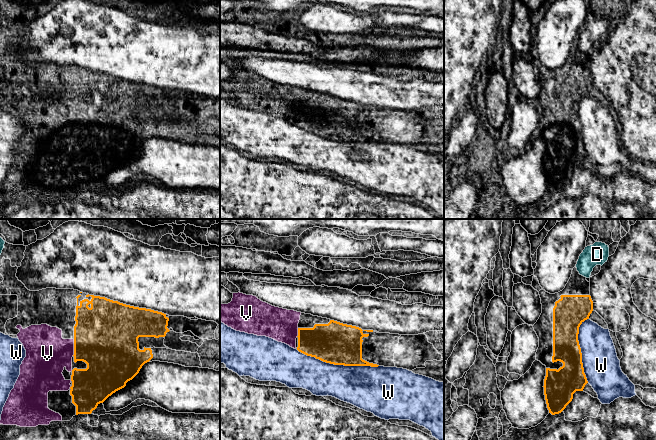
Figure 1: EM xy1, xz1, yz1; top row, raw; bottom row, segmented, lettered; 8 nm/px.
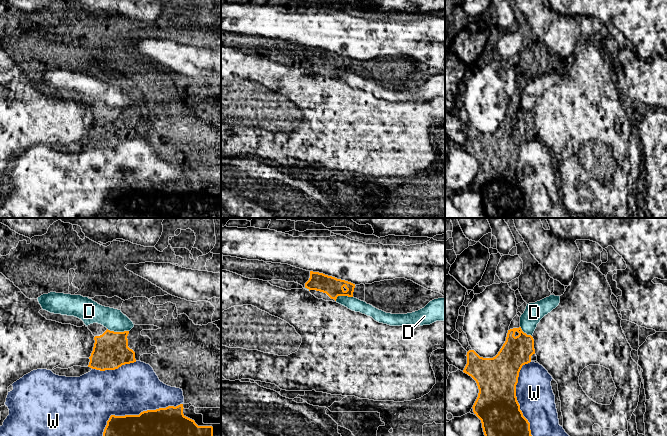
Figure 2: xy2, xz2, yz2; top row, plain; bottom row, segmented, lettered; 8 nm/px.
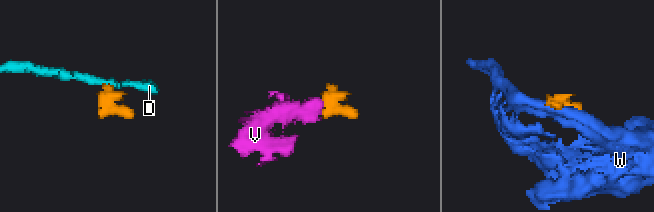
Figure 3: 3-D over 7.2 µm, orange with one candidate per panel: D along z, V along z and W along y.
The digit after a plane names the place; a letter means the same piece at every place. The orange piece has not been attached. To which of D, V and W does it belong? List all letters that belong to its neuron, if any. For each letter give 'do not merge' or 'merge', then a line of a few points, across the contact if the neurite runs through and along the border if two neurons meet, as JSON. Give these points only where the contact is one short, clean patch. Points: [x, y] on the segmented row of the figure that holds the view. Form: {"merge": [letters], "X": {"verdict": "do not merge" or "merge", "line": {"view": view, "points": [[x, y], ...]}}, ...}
{"merge": ["V"], "D": {"verdict": "do not merge", "line": {"view": "xy2", "points": [[107, 328], [113, 331], [128, 331]]}}, "V": {"verdict": "merge"}, "W": {"verdict": "do not merge"}}

